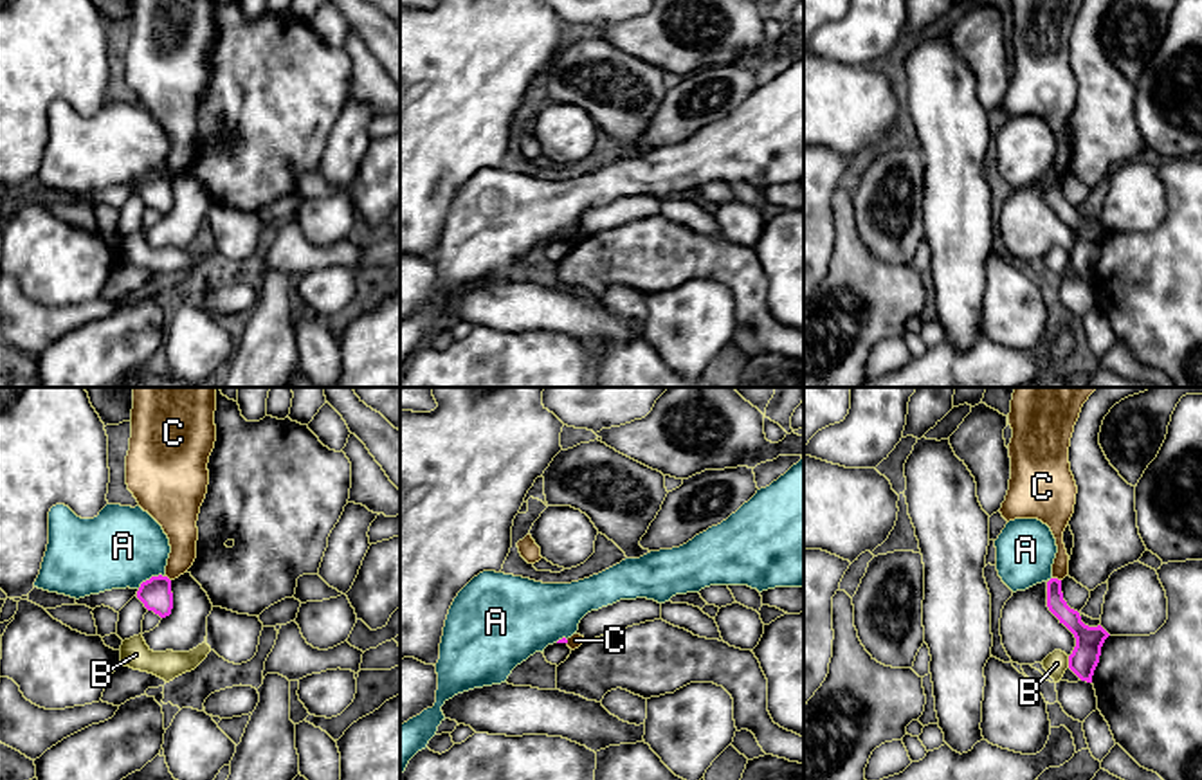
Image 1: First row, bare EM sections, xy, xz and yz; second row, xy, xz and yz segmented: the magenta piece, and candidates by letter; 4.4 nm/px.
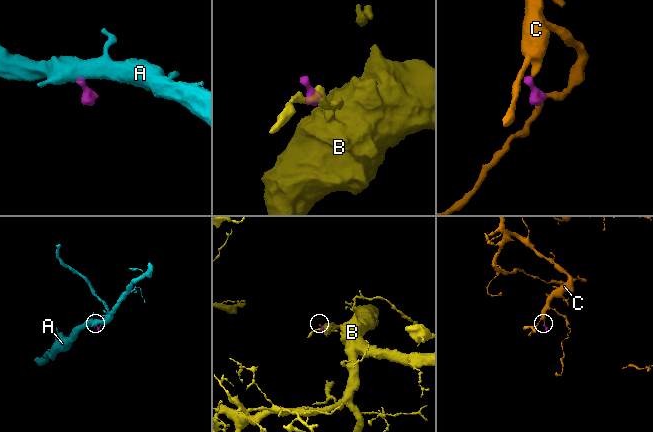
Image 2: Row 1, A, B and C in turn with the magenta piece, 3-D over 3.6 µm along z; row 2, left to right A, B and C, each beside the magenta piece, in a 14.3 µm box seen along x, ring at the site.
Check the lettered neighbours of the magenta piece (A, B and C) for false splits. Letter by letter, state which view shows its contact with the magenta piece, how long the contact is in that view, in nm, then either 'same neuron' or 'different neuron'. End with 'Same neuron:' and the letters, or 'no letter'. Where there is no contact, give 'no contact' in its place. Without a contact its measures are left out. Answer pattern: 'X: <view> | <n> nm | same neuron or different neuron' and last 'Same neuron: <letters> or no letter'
A: xy | 130 nm | different neuron
B: yz | 60 nm | different neuron
C: yz | 40 nm | different neuron
Same neuron: no letter

